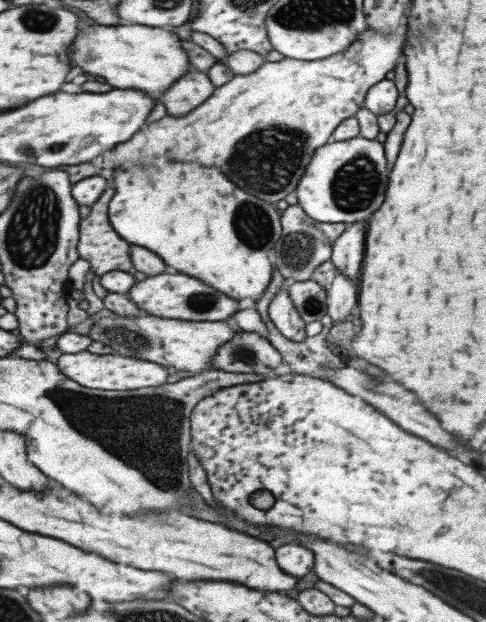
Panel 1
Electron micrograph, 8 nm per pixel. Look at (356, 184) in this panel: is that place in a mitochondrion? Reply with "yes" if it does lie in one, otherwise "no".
yes

